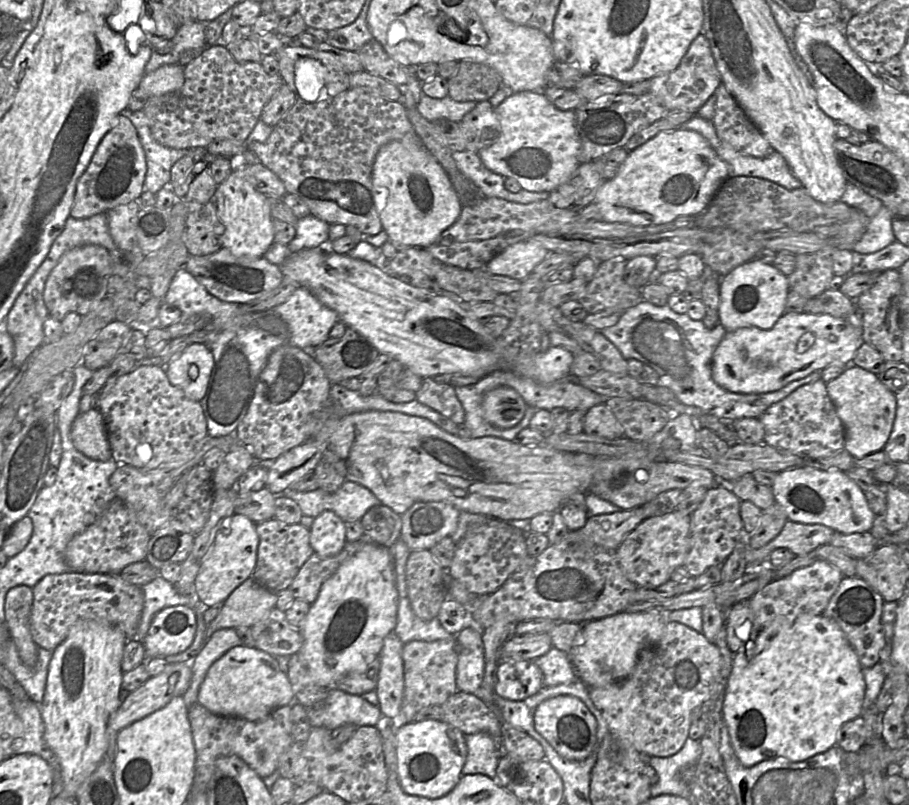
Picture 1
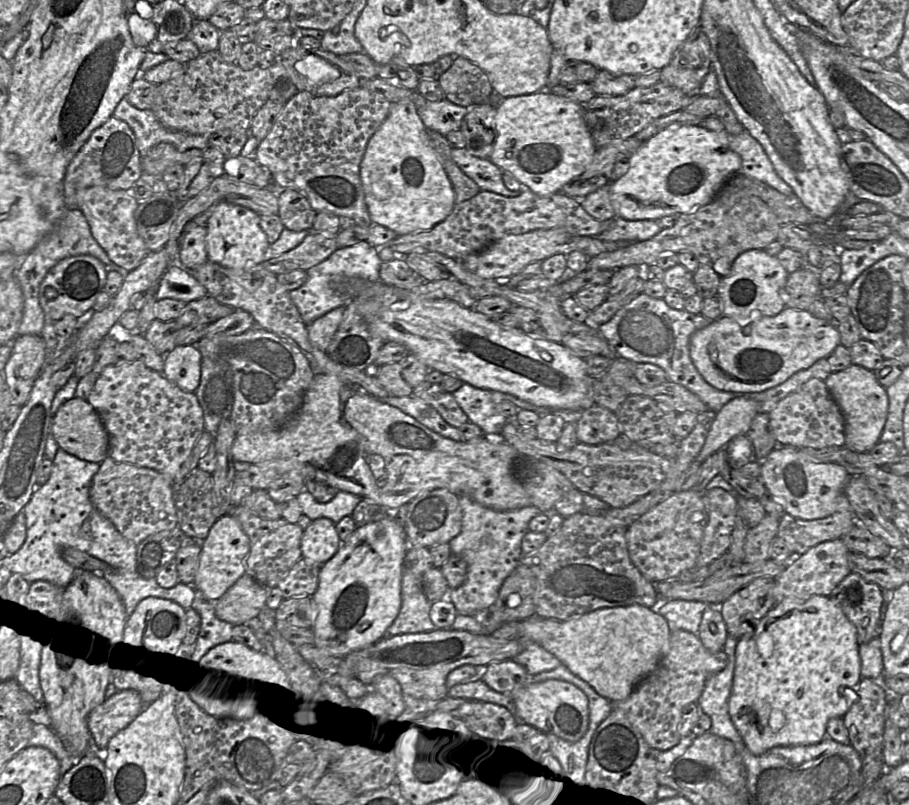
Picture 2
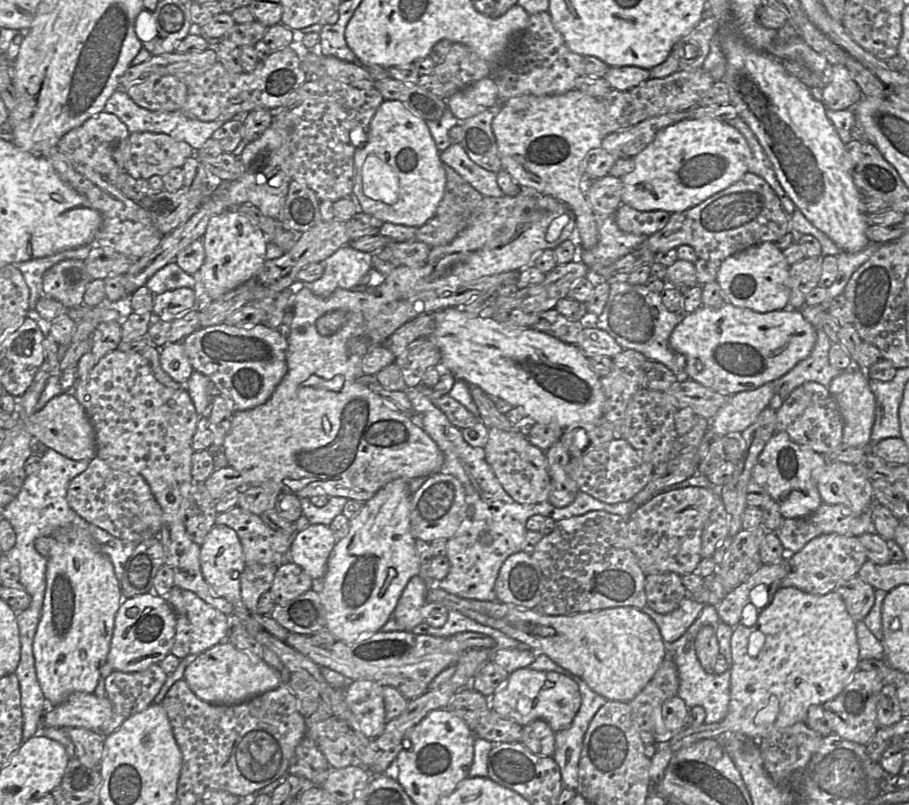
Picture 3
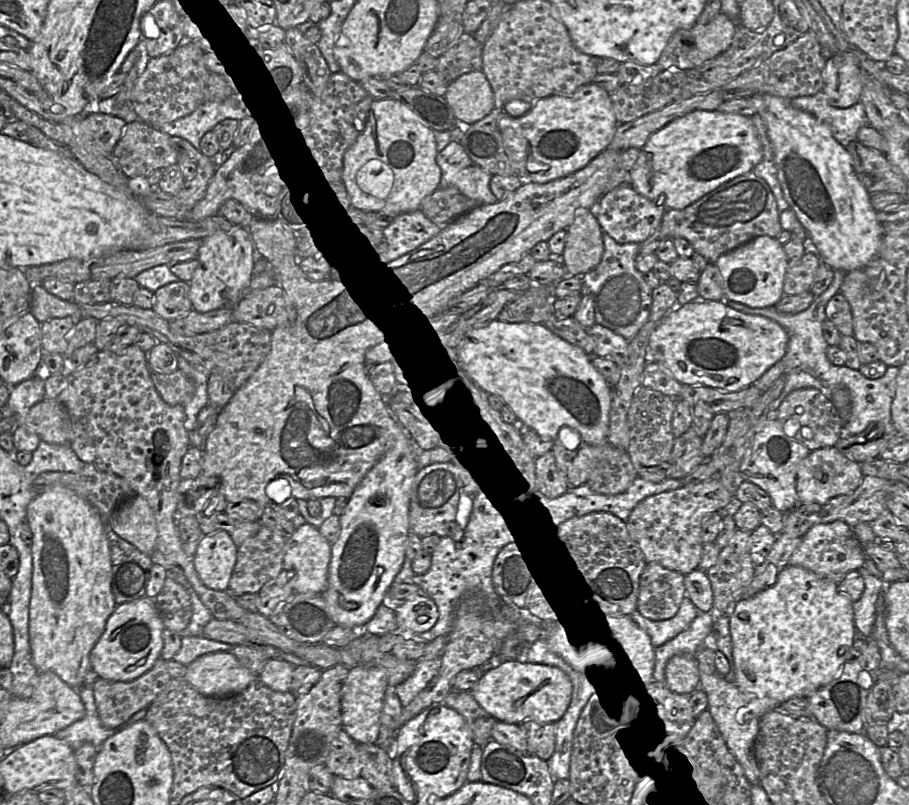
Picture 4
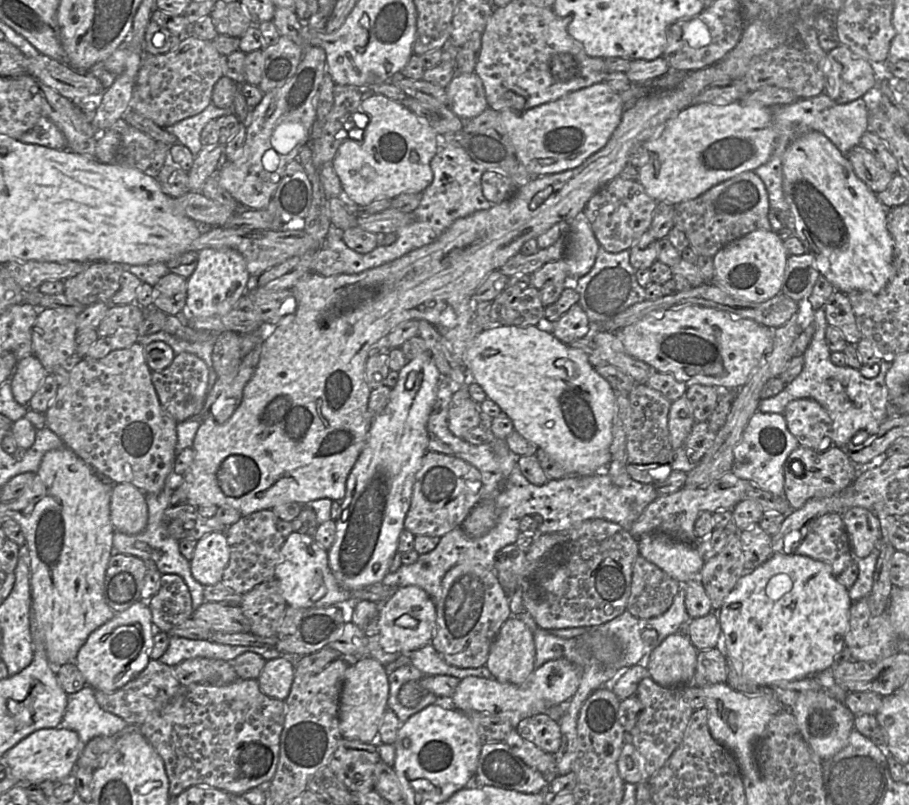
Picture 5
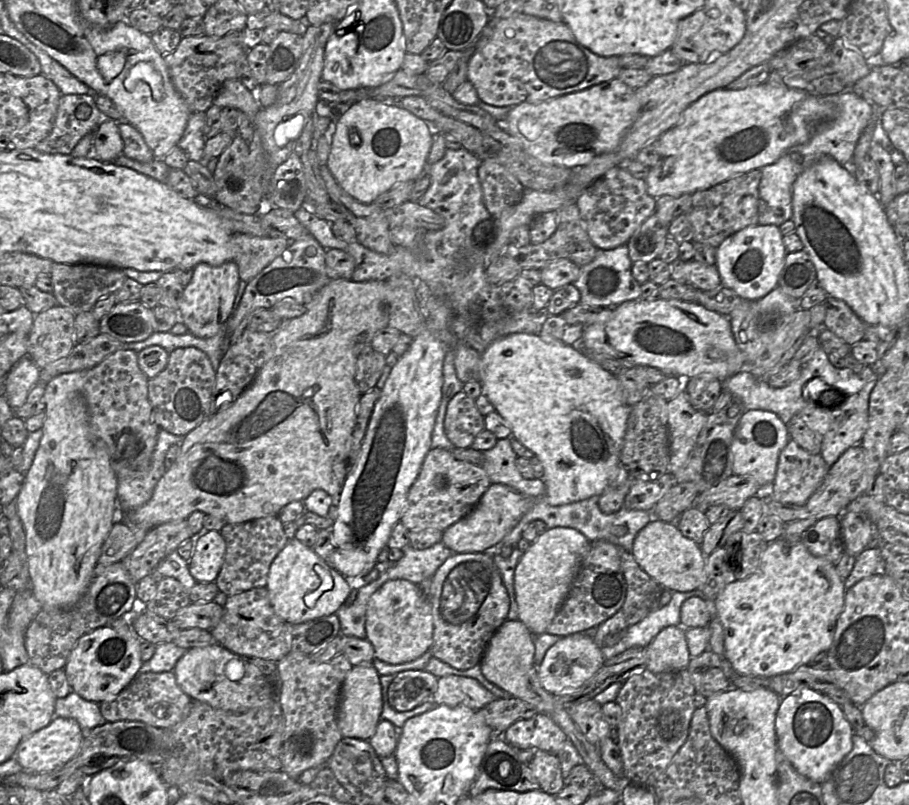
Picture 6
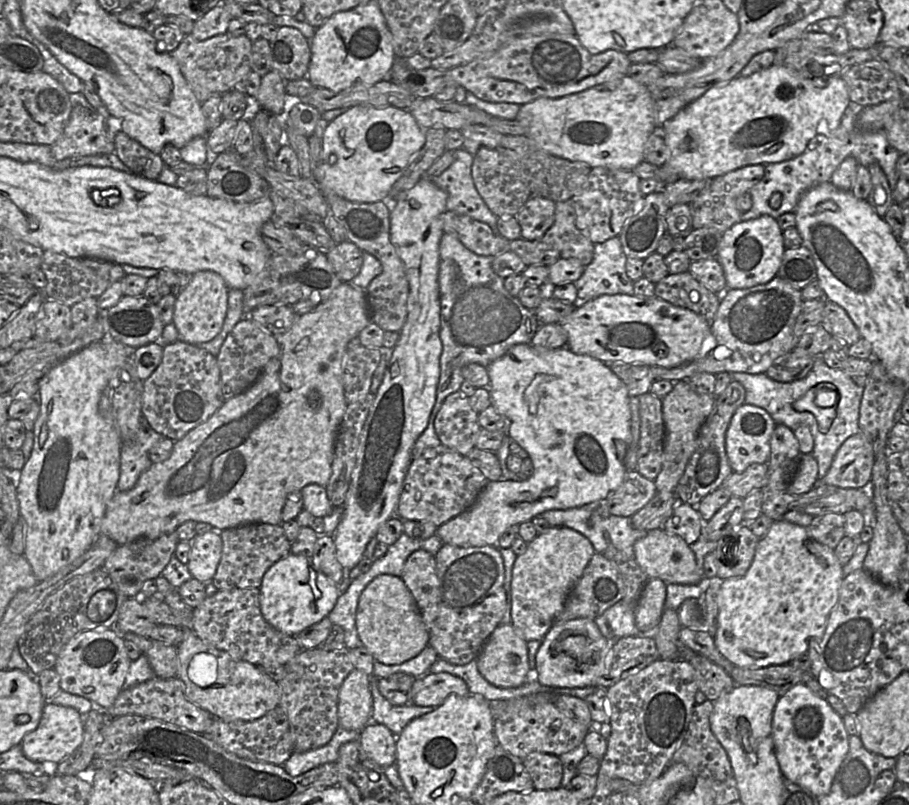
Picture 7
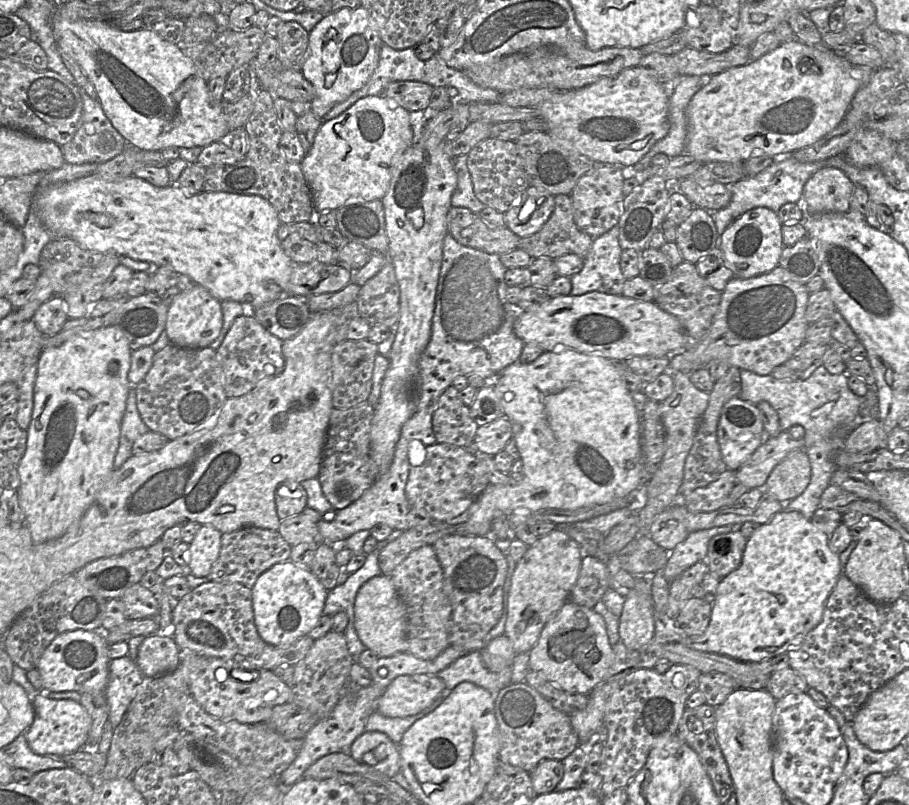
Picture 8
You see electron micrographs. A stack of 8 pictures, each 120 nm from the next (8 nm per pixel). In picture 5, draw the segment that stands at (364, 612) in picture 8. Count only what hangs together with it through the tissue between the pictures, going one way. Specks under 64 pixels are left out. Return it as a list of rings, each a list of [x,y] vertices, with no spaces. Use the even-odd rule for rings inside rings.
[[[417,586],[399,587],[390,596],[378,612],[375,619],[375,631],[380,635],[380,643],[384,650],[389,653],[409,654],[431,643],[436,630],[436,605],[434,599],[422,588]]]

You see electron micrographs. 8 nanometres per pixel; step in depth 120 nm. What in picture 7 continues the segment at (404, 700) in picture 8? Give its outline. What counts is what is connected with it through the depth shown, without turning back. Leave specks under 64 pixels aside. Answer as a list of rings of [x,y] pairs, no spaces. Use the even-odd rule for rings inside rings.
[[[426,673],[415,679],[411,689],[411,703],[422,707],[440,706],[450,694],[470,694],[466,682],[452,674]]]

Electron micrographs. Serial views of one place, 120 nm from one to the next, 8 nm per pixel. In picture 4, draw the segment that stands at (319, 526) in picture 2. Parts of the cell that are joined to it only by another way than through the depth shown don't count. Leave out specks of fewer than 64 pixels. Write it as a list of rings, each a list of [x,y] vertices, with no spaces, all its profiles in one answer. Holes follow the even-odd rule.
[[[307,523],[286,540],[283,569],[295,573],[295,593],[324,593],[328,587],[331,546],[319,528]]]

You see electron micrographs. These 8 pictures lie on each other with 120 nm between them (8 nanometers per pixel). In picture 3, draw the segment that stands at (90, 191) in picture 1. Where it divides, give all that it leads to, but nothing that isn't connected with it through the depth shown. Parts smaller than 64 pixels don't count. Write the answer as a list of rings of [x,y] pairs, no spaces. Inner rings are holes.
[[[102,111],[86,120],[59,140],[57,146],[71,160],[85,164],[105,176],[117,176],[120,169],[129,159],[129,135],[126,125],[114,114]]]

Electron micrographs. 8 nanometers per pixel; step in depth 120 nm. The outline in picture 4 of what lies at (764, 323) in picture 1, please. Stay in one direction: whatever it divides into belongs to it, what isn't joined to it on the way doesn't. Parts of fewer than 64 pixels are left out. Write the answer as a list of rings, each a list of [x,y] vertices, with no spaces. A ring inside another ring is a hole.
[[[759,236],[721,255],[715,262],[722,277],[724,301],[751,308],[773,307],[784,295],[784,280],[789,259],[776,238]]]

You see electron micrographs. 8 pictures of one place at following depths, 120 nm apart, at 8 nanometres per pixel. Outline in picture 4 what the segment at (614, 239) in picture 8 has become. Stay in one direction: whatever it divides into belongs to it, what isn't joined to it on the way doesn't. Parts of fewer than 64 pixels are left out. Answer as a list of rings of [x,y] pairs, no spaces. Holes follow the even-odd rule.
[[[605,232],[603,244],[604,253],[598,266],[581,276],[583,293],[588,293],[593,299],[595,324],[610,329],[630,342],[649,320],[653,289],[646,282],[645,274],[635,266],[640,244],[619,244]]]

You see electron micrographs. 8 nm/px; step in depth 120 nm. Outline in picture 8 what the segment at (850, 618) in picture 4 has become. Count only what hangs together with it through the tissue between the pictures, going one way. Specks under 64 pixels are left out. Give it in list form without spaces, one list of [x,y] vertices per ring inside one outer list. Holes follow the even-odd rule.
[[[790,511],[776,513],[767,523],[759,525],[747,539],[742,560],[738,568],[720,580],[715,597],[712,601],[711,618],[707,629],[699,636],[686,637],[680,640],[680,642],[697,651],[725,655],[744,662],[761,662],[776,655],[786,653],[790,649],[800,645],[805,636],[820,623],[825,603],[843,572],[842,566],[840,565],[839,554],[830,550],[828,538],[826,534],[812,524],[811,520],[806,519],[801,513]]]

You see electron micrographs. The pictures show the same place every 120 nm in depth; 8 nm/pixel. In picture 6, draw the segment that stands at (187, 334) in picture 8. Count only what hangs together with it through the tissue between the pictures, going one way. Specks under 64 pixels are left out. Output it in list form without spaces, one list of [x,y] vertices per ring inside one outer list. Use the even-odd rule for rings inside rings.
[[[227,261],[220,266],[211,266],[207,263],[197,264],[193,268],[193,277],[184,287],[179,302],[179,321],[184,323],[188,332],[196,337],[213,337],[233,314],[240,281],[239,269],[235,261]]]

